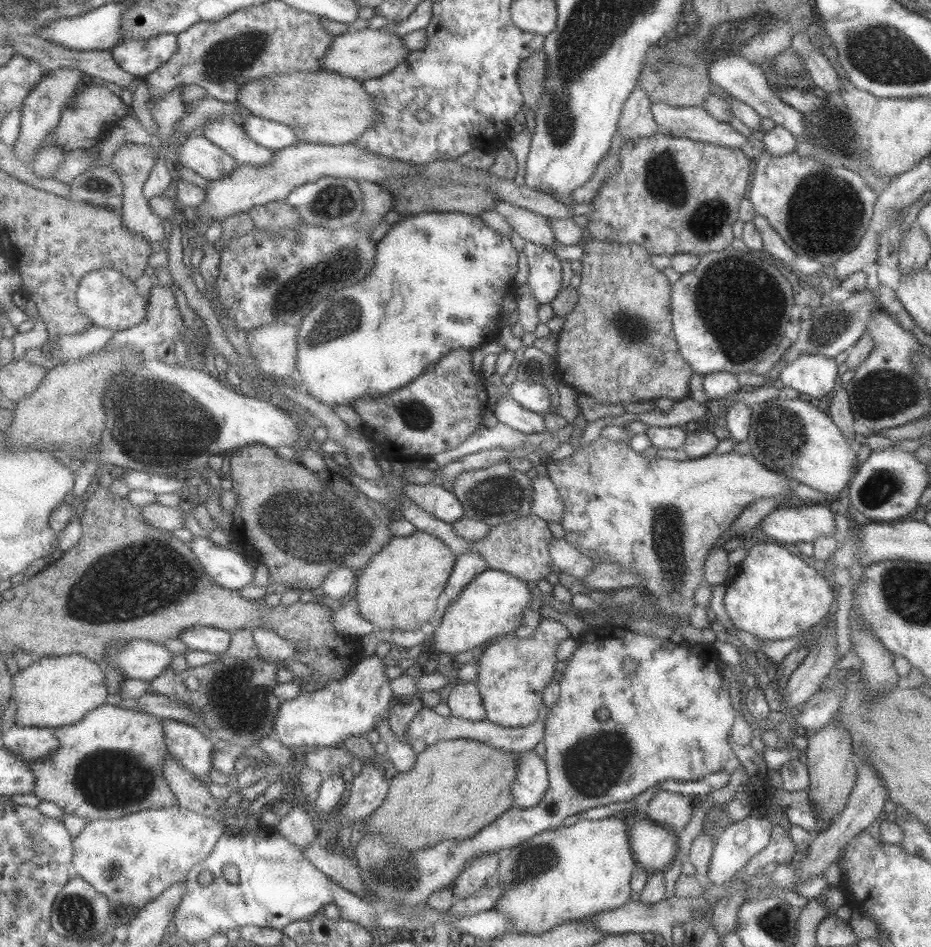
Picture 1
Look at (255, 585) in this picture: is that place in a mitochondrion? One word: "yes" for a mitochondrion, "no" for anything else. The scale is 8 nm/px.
no

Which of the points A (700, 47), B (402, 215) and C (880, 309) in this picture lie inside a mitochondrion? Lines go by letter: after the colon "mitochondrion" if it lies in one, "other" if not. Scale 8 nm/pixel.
A: mitochondrion
B: other
C: other

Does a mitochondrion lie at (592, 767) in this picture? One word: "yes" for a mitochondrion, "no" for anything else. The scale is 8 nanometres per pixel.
yes

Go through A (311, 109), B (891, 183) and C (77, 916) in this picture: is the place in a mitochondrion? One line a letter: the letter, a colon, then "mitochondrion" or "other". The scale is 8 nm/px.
A: other
B: other
C: mitochondrion

